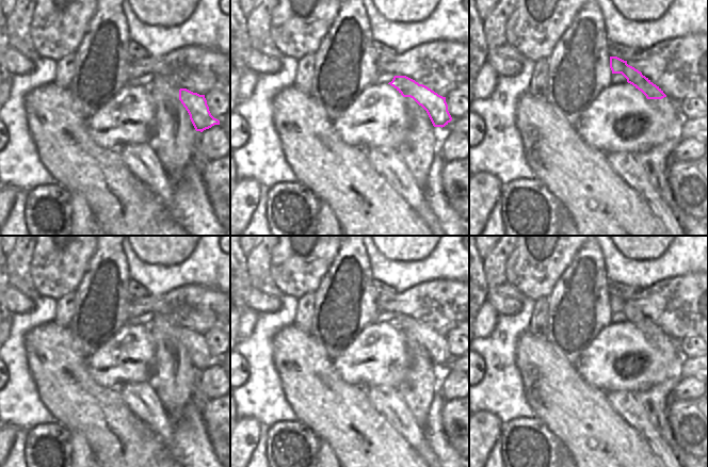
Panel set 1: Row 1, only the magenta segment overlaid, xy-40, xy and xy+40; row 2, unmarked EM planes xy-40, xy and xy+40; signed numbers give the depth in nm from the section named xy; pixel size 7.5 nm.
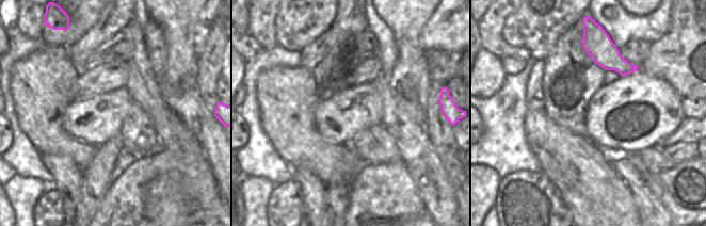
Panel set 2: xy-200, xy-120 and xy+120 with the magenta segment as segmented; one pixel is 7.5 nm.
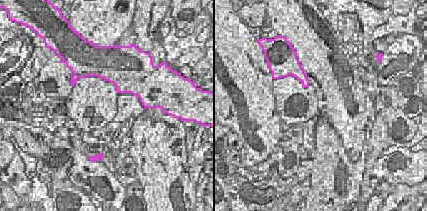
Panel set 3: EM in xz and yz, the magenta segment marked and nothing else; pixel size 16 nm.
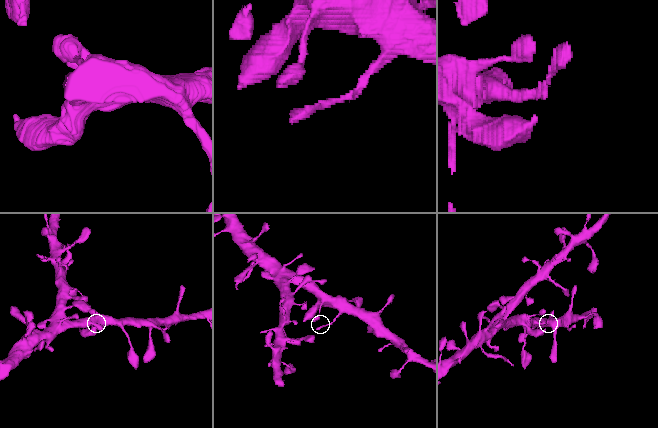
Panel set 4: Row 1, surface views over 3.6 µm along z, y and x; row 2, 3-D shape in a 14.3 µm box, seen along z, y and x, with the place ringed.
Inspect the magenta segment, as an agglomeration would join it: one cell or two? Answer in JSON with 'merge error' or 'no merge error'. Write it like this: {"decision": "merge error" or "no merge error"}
{"decision": "no merge error"}

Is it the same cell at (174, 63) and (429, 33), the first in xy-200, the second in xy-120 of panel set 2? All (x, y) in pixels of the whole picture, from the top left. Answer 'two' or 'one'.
two

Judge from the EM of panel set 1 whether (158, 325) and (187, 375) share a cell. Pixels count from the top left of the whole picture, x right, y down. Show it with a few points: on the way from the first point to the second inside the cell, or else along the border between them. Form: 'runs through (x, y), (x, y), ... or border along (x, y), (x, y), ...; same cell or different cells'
runs through (165, 338), (174, 366); same cell

